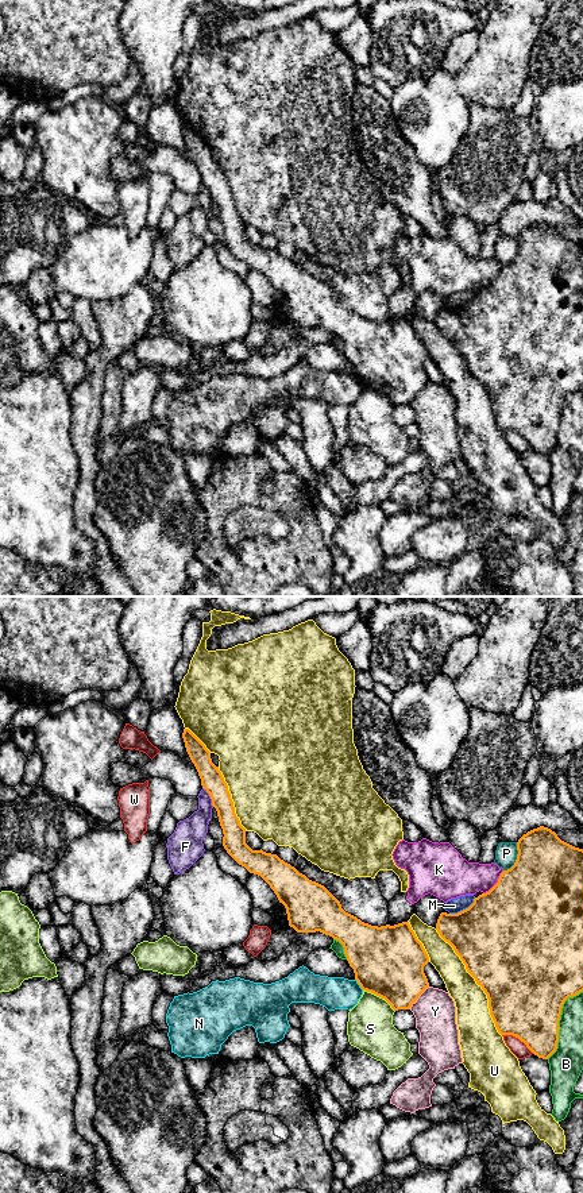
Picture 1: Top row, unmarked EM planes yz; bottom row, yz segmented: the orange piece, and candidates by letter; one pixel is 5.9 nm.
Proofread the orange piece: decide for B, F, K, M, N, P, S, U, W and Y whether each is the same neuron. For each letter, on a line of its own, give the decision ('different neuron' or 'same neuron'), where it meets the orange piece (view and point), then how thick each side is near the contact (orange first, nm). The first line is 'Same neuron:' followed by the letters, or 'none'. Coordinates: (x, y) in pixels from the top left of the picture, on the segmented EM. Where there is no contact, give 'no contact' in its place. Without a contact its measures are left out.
Same neuron: none
B: different neuron; meets orange in yz at (558, 1022); 460 nm thick on the orange side, 190 nm on the other
F: different neuron; meets orange in yz at (209, 795); 140 nm thick on the orange side, 170 nm on the other
K: different neuron; meets orange in yz at (497, 883); 500 nm thick on the orange side, 220 nm on the other
M: different neuron; meets orange in yz at (463, 910); 480 nm thick on the orange side, 90 nm on the other
N: different neuron; meets orange in yz at (358, 983); 420 nm thick on the orange side, 190 nm on the other
P: different neuron; meets orange in yz at (517, 858); 480 nm thick on the orange side, 130 nm on the other
S: different neuron; meets orange in yz at (379, 996); 420 nm thick on the orange side, 280 nm on the other
U: different neuron; meets orange in yz at (477, 983); 500 nm thick on the orange side, 220 nm on the other
W: different neuron; meets orange in yz at (518, 1038); 440 nm thick on the orange side, 90 nm on the other
Y: different neuron; meets orange in yz at (417, 997); 400 nm thick on the orange side, 240 nm on the other

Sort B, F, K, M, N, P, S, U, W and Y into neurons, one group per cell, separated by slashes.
B / F / K / M / N / P / S / U / W / Y

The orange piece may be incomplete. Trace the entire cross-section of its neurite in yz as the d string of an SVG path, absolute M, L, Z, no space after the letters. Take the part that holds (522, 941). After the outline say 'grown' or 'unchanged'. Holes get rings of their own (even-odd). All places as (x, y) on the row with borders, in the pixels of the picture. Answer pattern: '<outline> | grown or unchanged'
M540 826L518 839L517 850L514 865L501 873L489 892L457 914L441 912L436 930L487 995L498 1032L518 1038L534 1055L548 1059L557 1049L564 1001L583 992L583 849Z | unchanged

